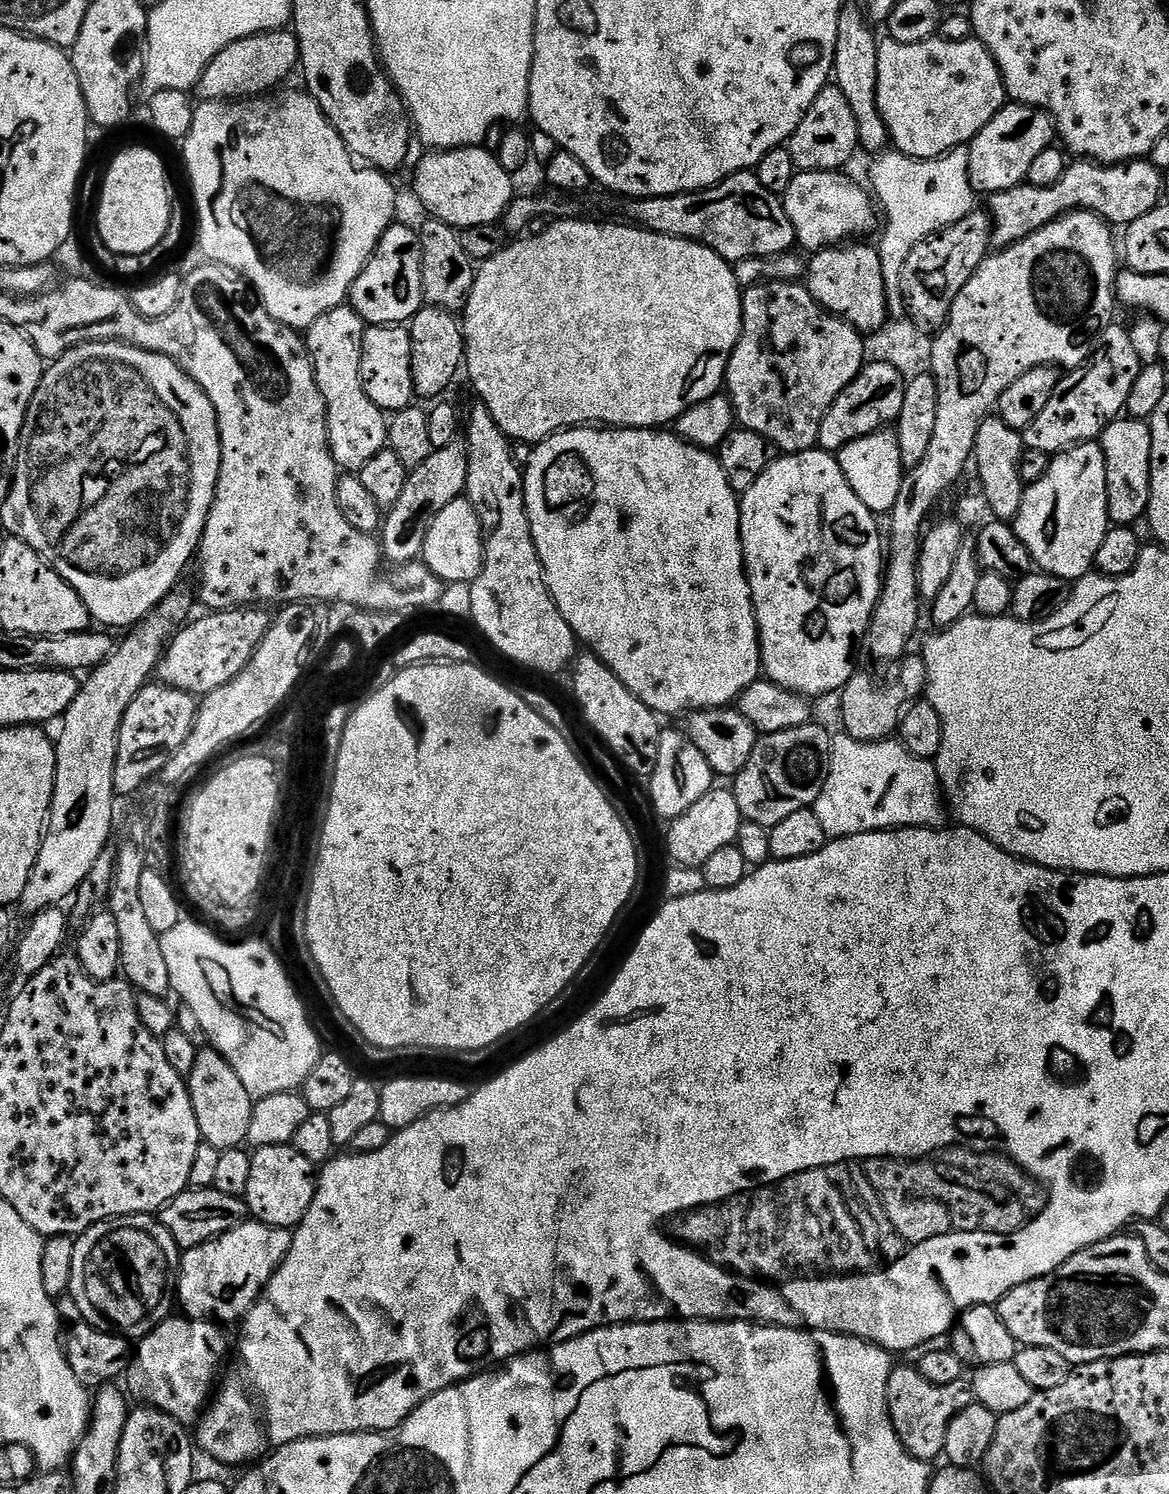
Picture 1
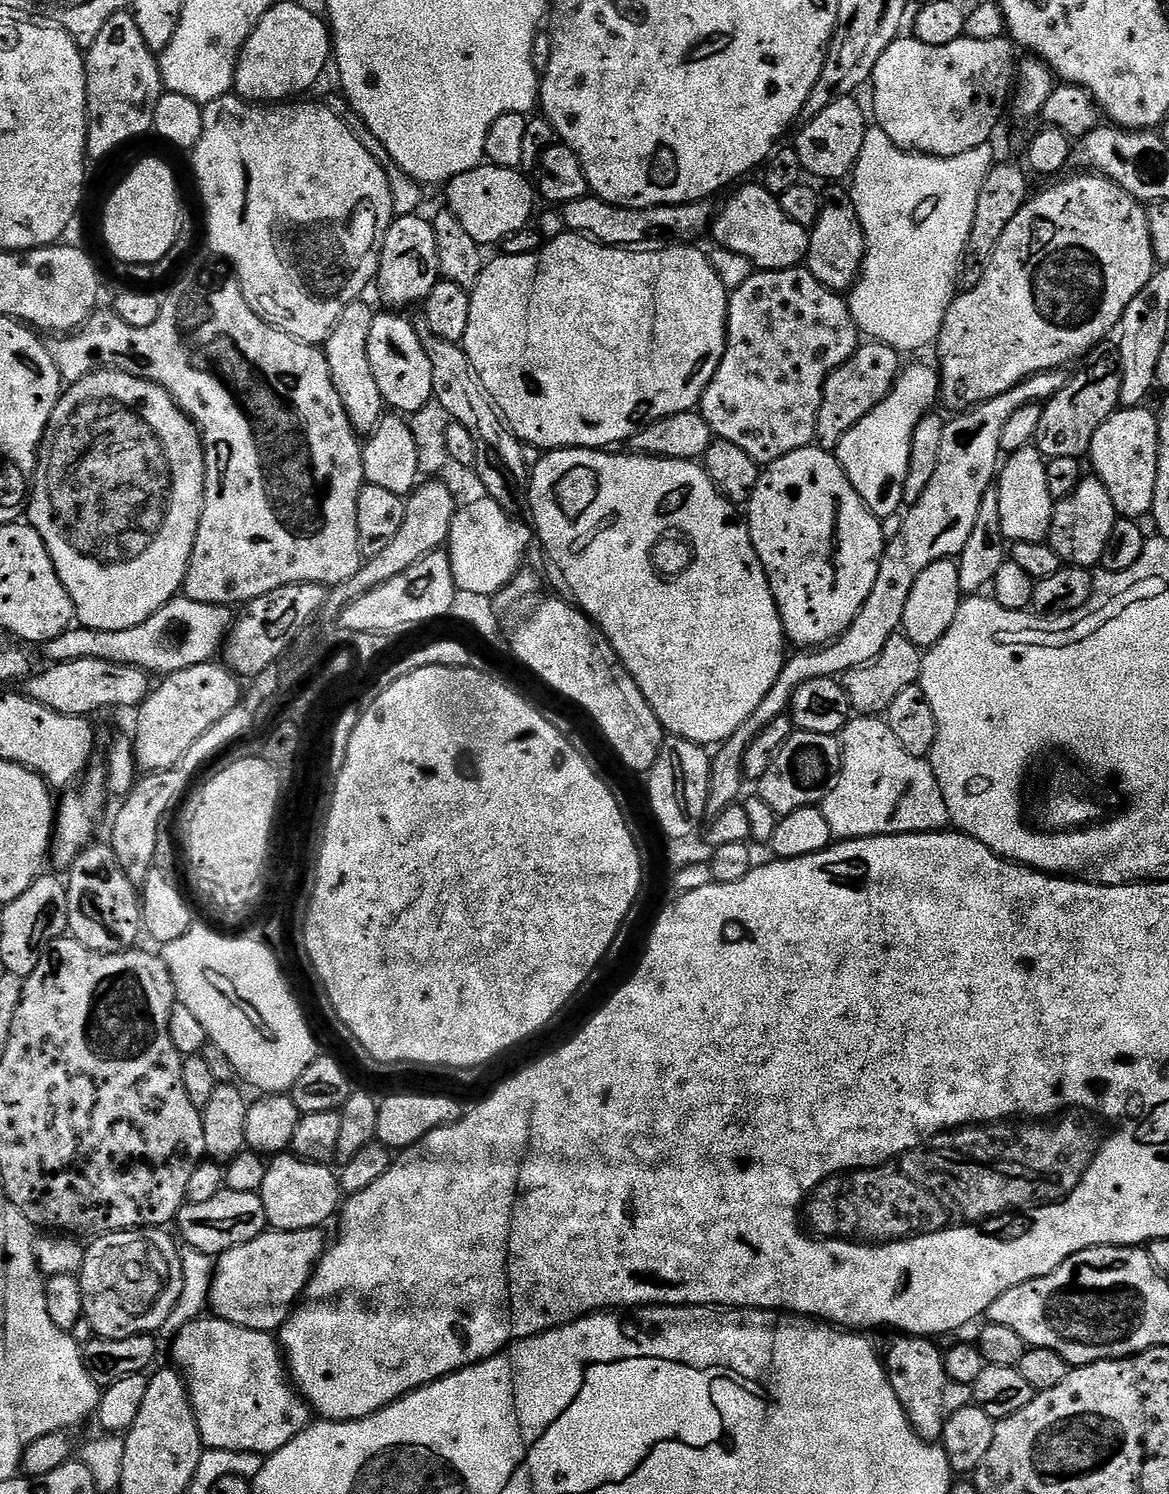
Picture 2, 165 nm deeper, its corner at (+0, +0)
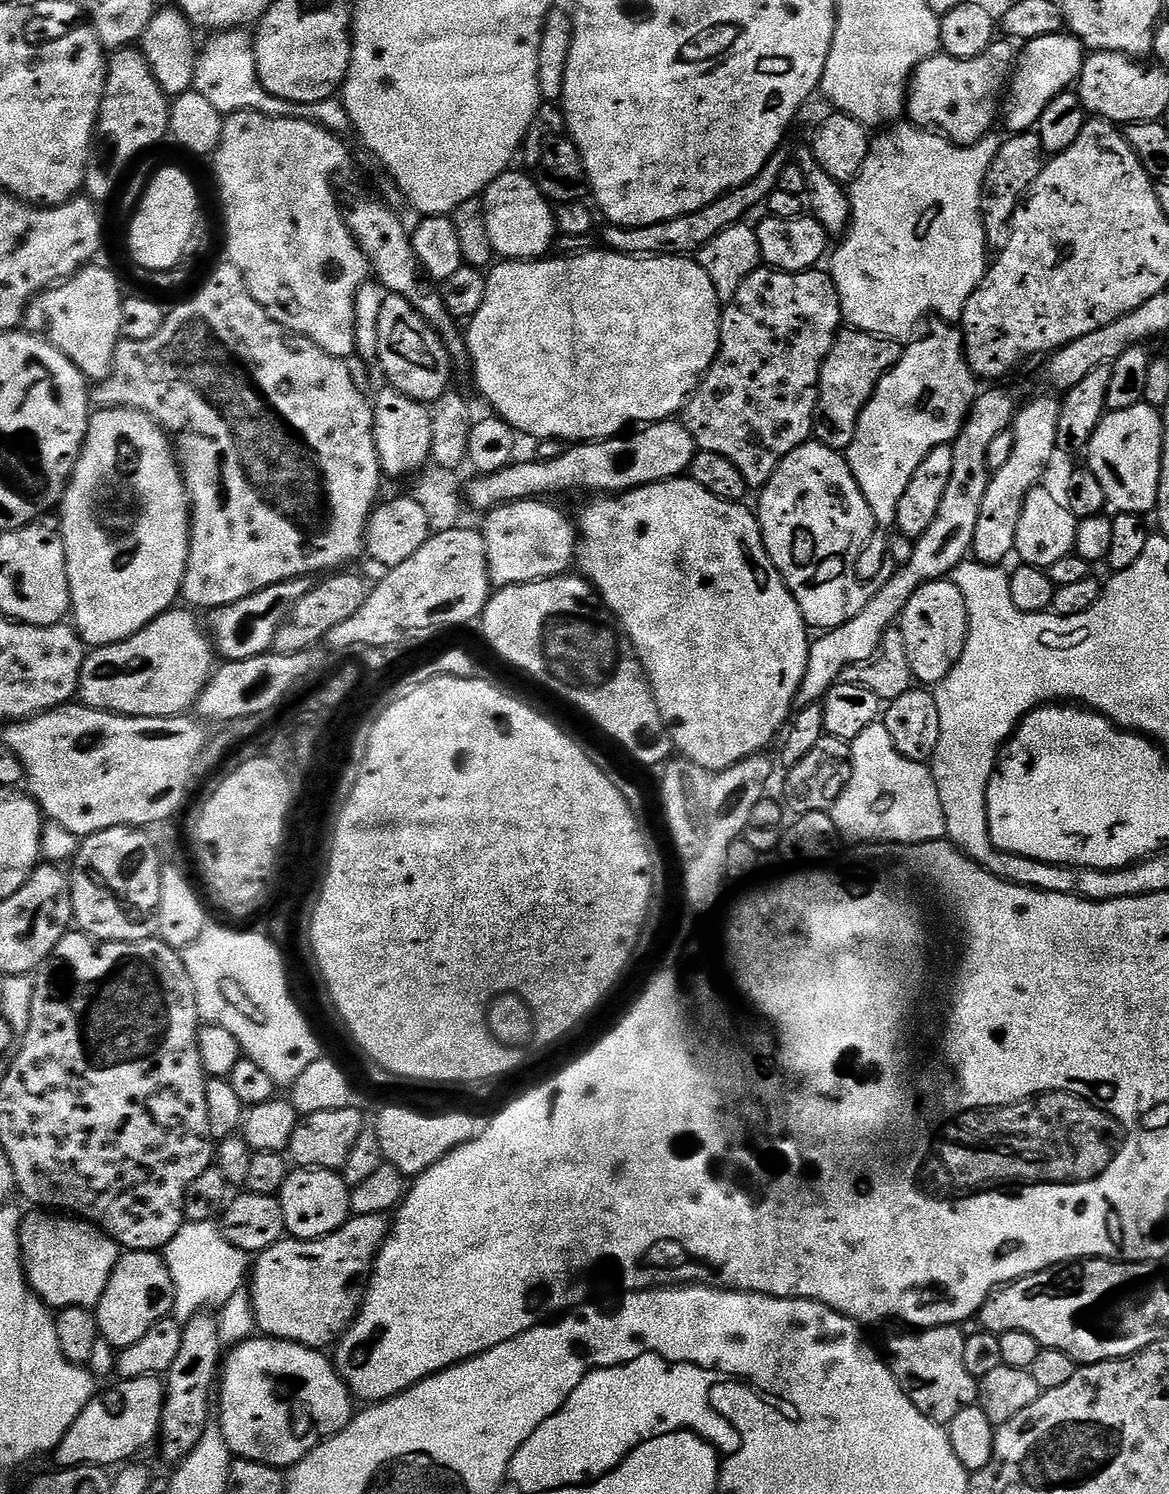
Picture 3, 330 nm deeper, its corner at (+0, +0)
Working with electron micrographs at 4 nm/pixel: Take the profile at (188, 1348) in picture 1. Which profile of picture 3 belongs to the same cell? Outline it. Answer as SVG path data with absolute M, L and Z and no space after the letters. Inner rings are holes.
M263 1334L253 1335L251 1340L243 1340L240 1344L235 1344L233 1348L227 1349L226 1355L222 1360L222 1367L218 1373L218 1400L220 1396L220 1436L224 1439L224 1444L233 1453L231 1454L237 1460L249 1460L250 1462L258 1462L265 1464L271 1468L281 1470L290 1470L298 1462L302 1462L302 1458L306 1458L306 1454L310 1454L324 1440L329 1440L334 1434L338 1434L341 1430L352 1421L354 1415L353 1397L348 1391L347 1385L337 1375L333 1361L324 1357L323 1351L307 1348L301 1344L295 1344L289 1340L273 1340L271 1336Z

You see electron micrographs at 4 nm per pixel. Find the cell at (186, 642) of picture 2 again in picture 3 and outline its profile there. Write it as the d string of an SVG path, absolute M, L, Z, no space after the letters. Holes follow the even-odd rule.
M299 576L293 580L283 580L274 586L266 586L266 590L258 590L258 594L250 594L250 598L242 598L233 604L221 608L213 608L207 613L206 632L215 651L224 655L225 661L245 660L260 656L264 652L273 651L272 642L278 632L278 626L290 614L290 610L312 589L313 581L307 576Z

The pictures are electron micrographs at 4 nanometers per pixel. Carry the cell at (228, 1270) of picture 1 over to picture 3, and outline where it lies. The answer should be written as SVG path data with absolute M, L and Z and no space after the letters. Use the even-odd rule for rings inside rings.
M385 1214L352 1216L329 1236L317 1240L285 1238L255 1257L250 1268L250 1295L256 1327L273 1340L289 1340L307 1348L327 1349L343 1336L348 1325L356 1319L362 1303L362 1284L359 1280L369 1275L377 1248L390 1231L390 1220Z

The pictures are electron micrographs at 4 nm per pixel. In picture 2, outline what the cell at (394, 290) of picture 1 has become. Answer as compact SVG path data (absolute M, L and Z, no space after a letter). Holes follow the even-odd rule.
M419 214L414 216L396 216L390 230L384 239L384 249L380 255L380 270L378 285L380 296L388 304L393 304L393 309L404 310L407 304L423 305L424 299L434 290L436 281L441 279L440 263L438 262L438 238L434 238L434 230L430 222L423 221Z

